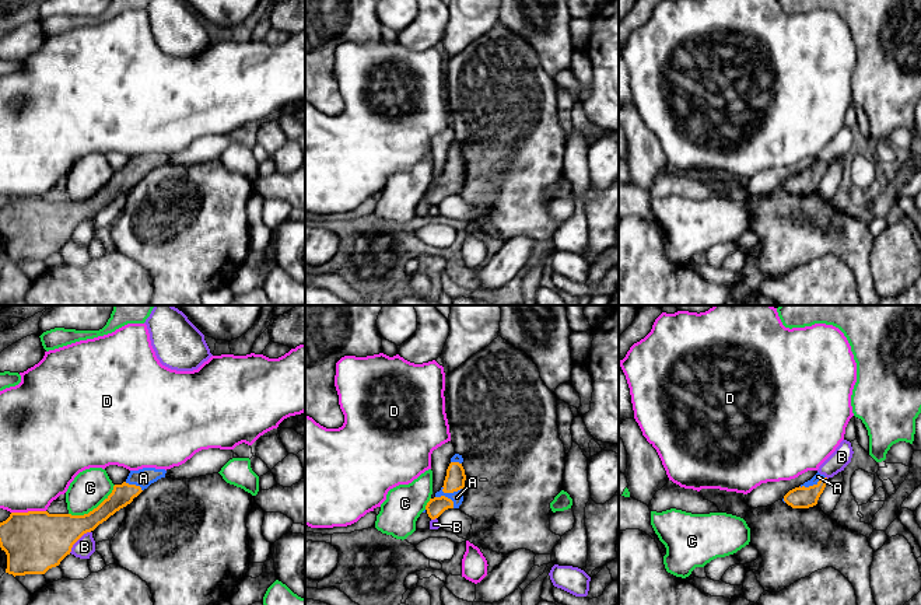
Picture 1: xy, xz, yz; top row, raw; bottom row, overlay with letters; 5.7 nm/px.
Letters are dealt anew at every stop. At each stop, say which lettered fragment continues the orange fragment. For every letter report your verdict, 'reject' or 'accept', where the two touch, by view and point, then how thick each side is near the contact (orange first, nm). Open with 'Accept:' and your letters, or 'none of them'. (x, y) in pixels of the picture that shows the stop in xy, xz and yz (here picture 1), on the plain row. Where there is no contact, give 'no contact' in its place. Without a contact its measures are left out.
Accept: A
A: accept | xz (450, 178) | 120/70 nm
B: reject | xy (77, 226) | 360/110 nm
C: reject | xy (94, 195) | 220/220 nm
D: reject | xy (28, 198) | 360/400 nm

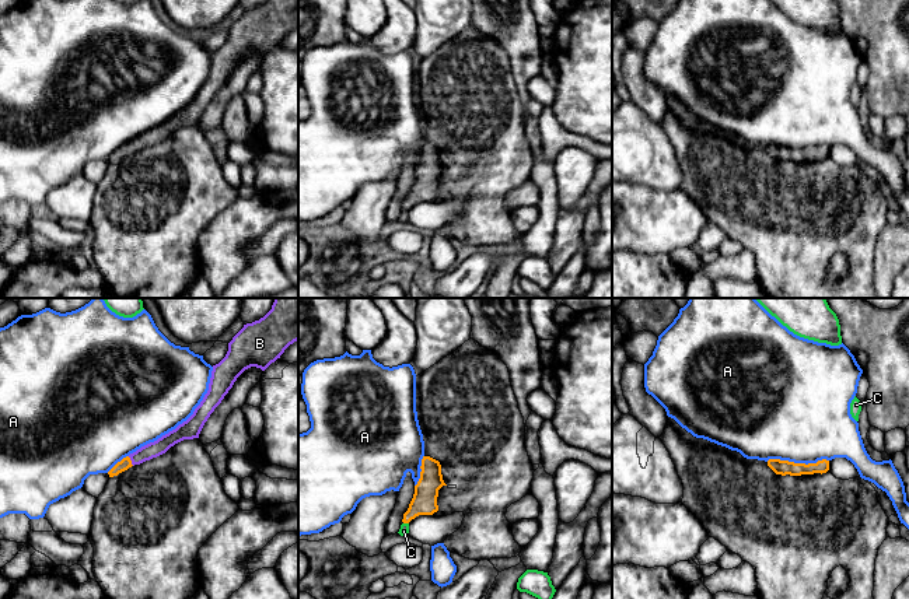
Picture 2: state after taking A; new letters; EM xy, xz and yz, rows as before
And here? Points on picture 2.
Accept: B
A: reject | yz (797, 150) | 90/480 nm
B: accept | xy (130, 147) | 70/90 nm
C: reject | xz (406, 209) | 140/60 nm

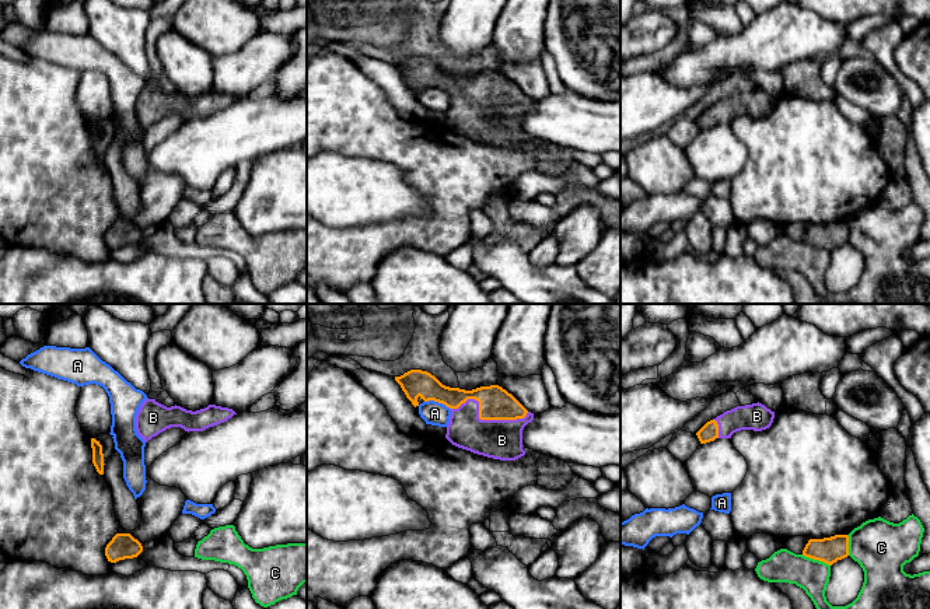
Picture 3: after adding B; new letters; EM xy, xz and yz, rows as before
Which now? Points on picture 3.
Accept: B
A: reject | xz (437, 87) | 160/140 nm
B: accept | xz (483, 105) | 190/220 nm
C: reject | yz (815, 245) | 150/190 nm

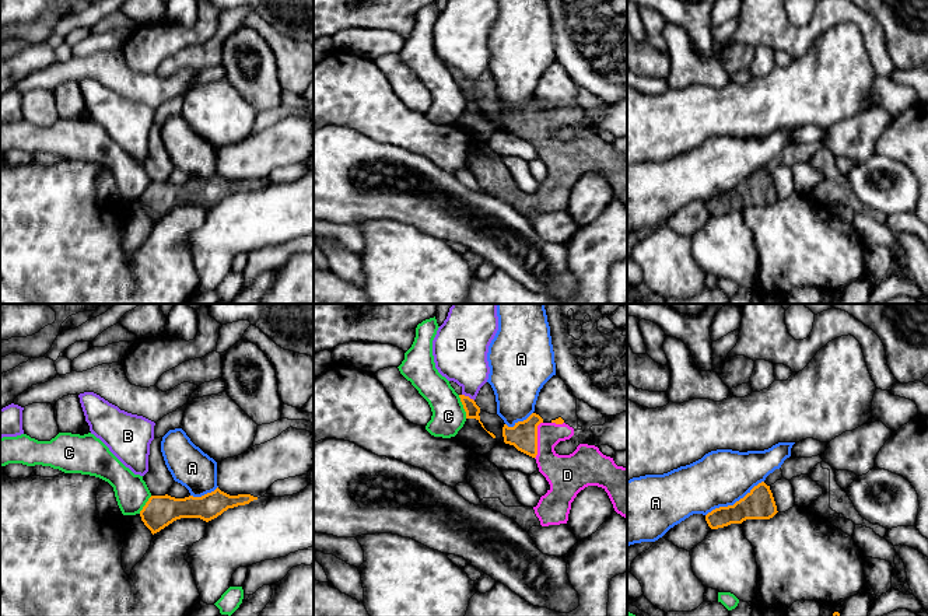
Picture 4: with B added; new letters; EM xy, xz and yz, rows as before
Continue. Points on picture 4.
Accept: D
A: reject | yz (735, 189) | 180/320 nm
B: reject | xz (468, 83) | 80/300 nm
C: reject | xz (464, 93) | 80/190 nm
D: accept | xz (536, 126) | 160/220 nm

